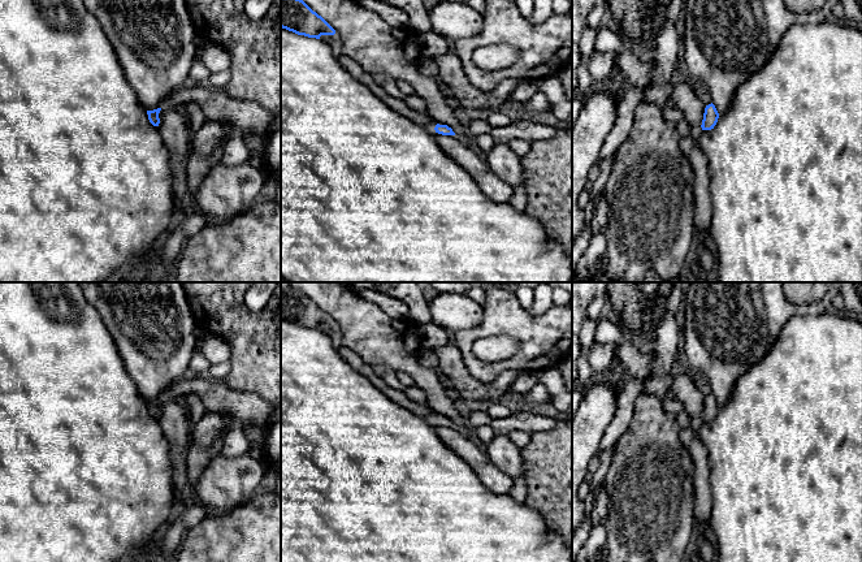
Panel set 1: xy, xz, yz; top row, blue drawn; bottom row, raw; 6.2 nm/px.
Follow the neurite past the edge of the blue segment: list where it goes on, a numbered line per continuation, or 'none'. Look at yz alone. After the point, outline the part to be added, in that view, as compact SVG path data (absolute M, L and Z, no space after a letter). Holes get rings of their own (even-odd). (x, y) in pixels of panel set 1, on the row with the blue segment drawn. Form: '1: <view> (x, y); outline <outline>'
none

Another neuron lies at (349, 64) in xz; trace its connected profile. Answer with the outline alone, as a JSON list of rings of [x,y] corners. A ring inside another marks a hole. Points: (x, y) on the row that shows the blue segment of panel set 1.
[[[341,55],[338,57],[339,65],[348,72],[352,78],[367,86],[376,96],[380,96],[381,100],[387,104],[390,108],[400,113],[402,116],[410,118],[417,125],[434,129],[437,122],[428,113],[419,113],[411,109],[403,100],[393,98],[385,90],[382,90],[376,78],[367,73],[354,59]]]

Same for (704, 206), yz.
[[[698,125],[692,126],[690,138],[693,139],[693,148],[688,154],[692,168],[694,170],[694,200],[696,200],[696,238],[702,245],[710,232],[712,221],[712,202],[710,196],[710,176],[707,172],[707,157],[698,144],[698,139],[702,134],[702,127]]]

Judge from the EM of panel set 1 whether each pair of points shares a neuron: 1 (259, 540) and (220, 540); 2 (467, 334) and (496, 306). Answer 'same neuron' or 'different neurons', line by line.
1: same neuron
2: same neuron

